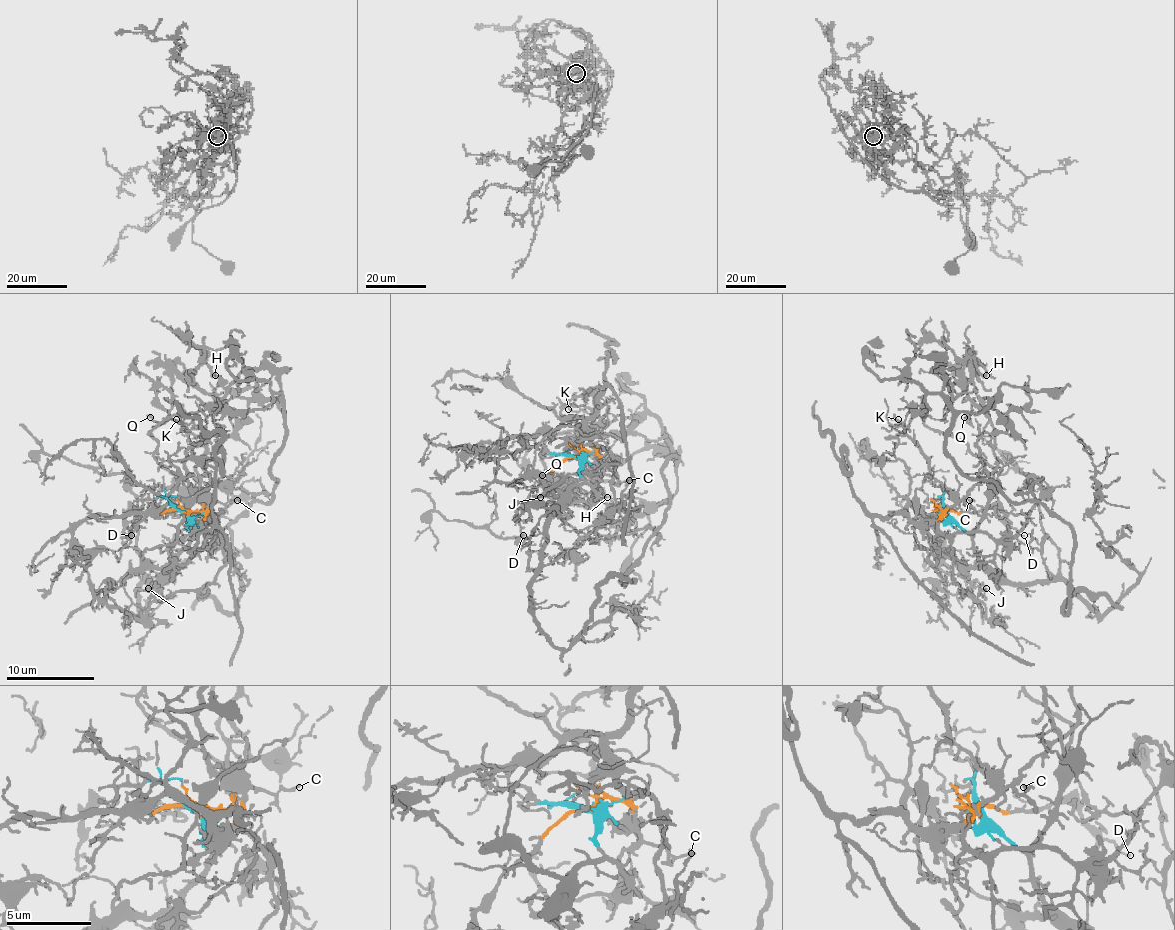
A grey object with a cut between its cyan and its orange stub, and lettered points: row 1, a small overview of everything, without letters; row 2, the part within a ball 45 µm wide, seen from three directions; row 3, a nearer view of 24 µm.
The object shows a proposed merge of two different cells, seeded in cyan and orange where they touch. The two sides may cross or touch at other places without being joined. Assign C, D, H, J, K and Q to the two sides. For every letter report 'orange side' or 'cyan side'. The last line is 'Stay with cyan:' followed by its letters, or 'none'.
C: orange side
D: orange side
H: cyan side
J: orange side
K: orange side
Q: orange side
Stay with cyan: H

